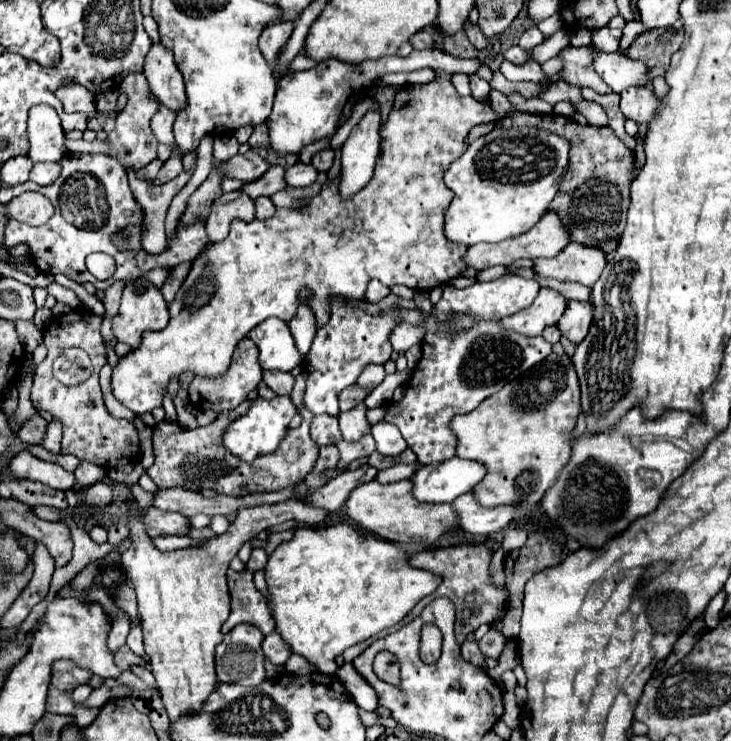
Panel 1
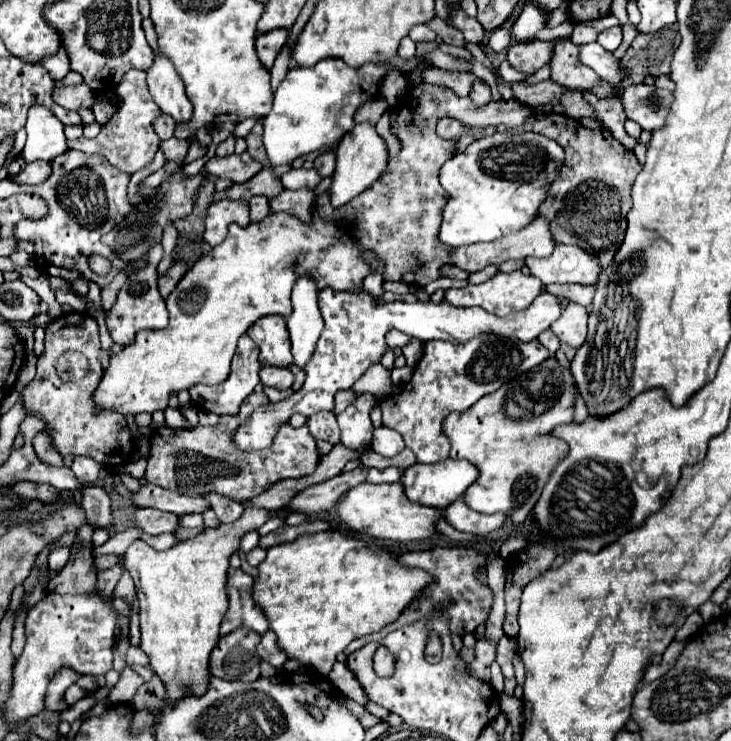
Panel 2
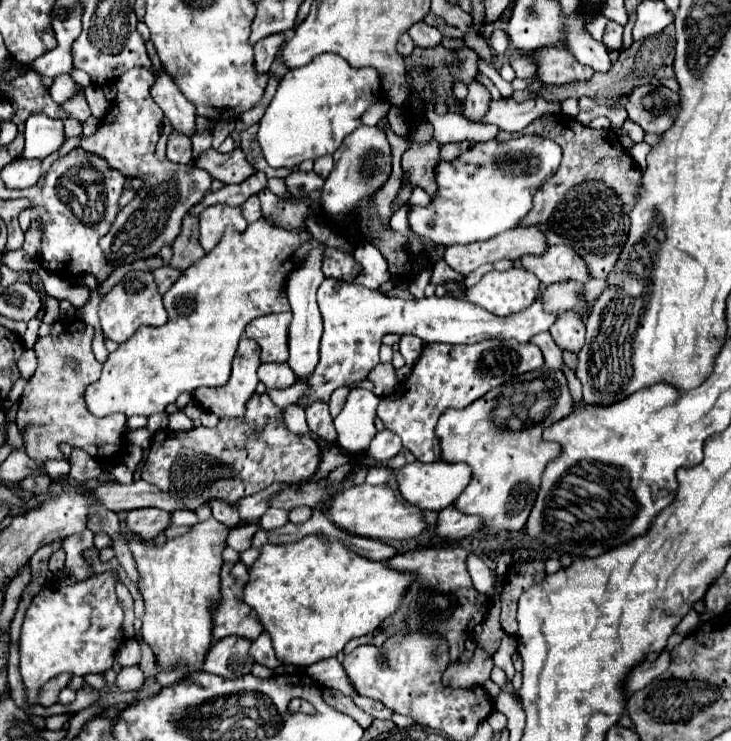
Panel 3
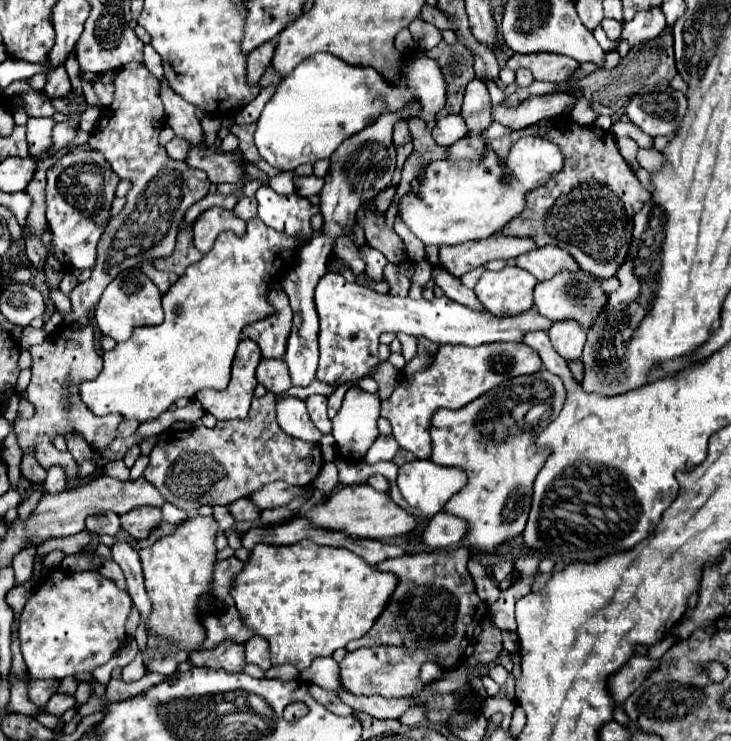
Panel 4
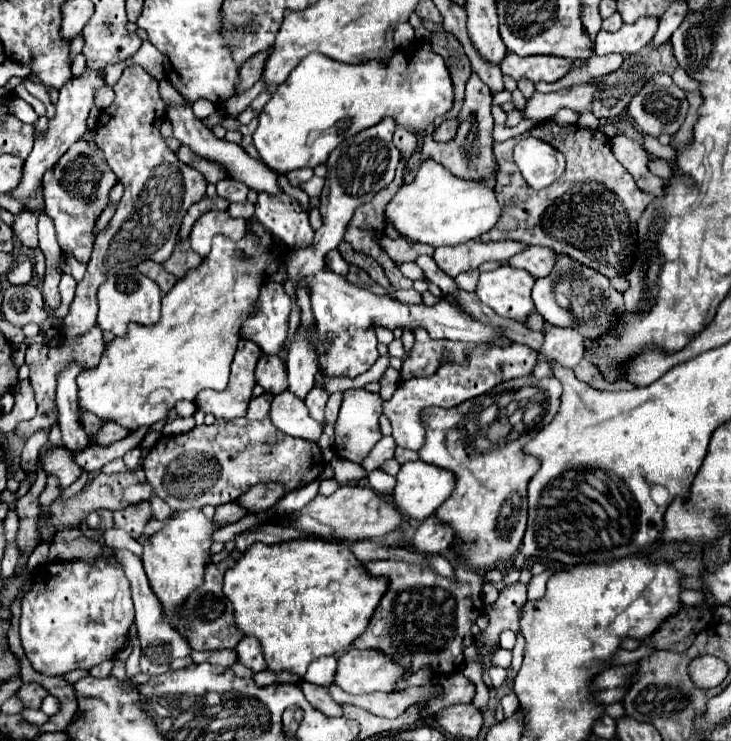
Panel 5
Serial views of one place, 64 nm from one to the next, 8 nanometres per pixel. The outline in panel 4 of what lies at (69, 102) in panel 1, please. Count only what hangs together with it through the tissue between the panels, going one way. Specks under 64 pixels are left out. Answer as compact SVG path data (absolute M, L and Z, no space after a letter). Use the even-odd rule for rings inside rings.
M56 68L48 74L48 84L44 88L44 92L48 94L48 98L62 98L66 96L66 92L70 92L70 80L64 68Z

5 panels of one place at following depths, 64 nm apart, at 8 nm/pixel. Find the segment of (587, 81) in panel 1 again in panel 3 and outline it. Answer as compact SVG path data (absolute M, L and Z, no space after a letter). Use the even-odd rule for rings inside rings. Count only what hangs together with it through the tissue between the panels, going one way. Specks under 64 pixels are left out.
M554 44L554 48L542 48L536 54L538 60L538 74L542 76L544 84L568 84L568 82L580 82L590 80L590 74L594 74L592 68L586 68L562 48L562 44Z

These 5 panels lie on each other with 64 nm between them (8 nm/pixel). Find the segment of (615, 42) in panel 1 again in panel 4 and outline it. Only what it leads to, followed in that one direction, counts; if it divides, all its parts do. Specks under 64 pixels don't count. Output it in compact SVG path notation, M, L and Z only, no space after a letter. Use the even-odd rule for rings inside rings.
M604 18L602 20L602 28L606 32L606 36L610 40L620 40L620 32L622 32L622 24L616 22L616 20L610 20L610 18Z

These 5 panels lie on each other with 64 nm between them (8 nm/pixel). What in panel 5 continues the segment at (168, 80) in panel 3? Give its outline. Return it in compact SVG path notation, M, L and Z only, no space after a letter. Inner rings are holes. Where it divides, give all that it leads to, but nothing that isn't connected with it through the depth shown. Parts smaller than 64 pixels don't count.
M174 104L174 106L168 106L168 112L166 112L166 118L170 120L170 124L174 126L174 138L178 138L184 146L188 146L192 152L196 152L198 156L202 158L208 158L208 160L214 160L218 164L224 164L224 168L228 170L230 178L234 180L240 180L244 182L248 188L254 188L256 192L270 192L270 194L280 194L282 190L278 188L278 174L270 168L266 168L262 162L250 158L238 144L232 144L232 142L226 142L226 140L218 140L204 124L202 120L198 120L194 114L192 114L192 106L190 104Z

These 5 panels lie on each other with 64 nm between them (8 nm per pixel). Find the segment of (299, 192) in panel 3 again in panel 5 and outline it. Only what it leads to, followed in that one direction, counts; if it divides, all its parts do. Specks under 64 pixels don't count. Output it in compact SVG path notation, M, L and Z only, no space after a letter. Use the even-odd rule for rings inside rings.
M312 176L312 180L308 180L306 184L300 184L300 188L302 188L308 196L320 196L322 186L324 186L324 178L318 178L318 176Z

